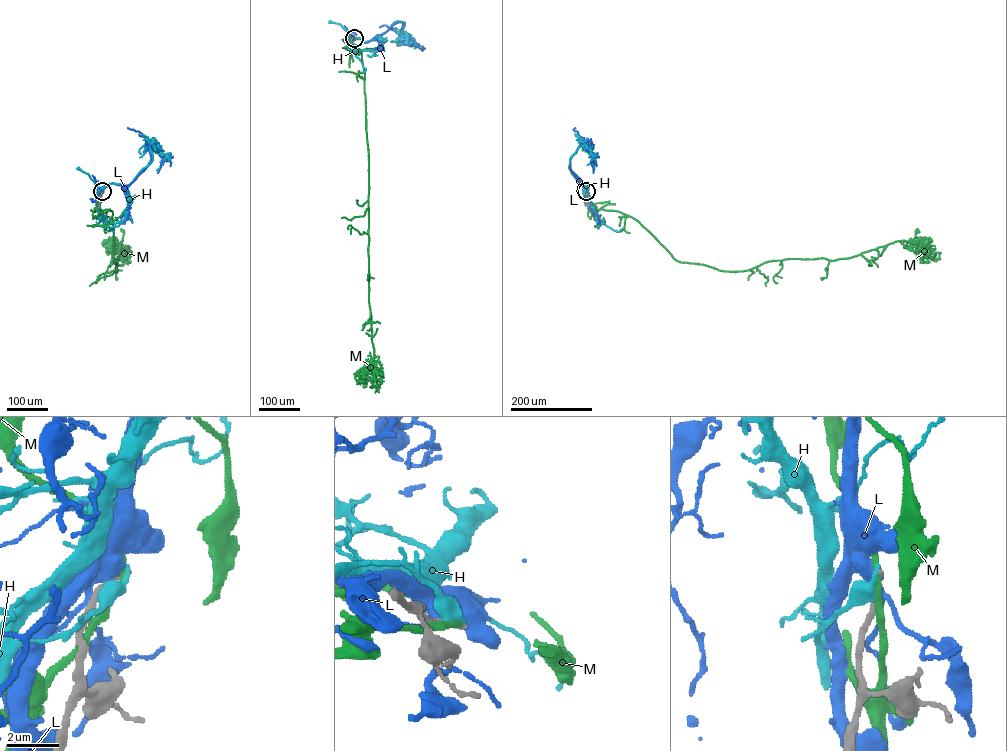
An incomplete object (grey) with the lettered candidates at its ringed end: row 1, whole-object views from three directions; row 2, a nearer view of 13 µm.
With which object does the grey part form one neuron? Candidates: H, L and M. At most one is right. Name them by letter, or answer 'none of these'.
none of these

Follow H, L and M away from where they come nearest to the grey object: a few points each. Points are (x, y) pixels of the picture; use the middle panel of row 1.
H: (353, 38), (340, 24), (330, 22)
L: (353, 38), (366, 42), (395, 23), (402, 22), (403, 41), (415, 44), (409, 45)
M: (353, 38), (350, 42), (360, 50), (365, 75), (369, 302), (374, 355), (370, 363), (374, 369)

